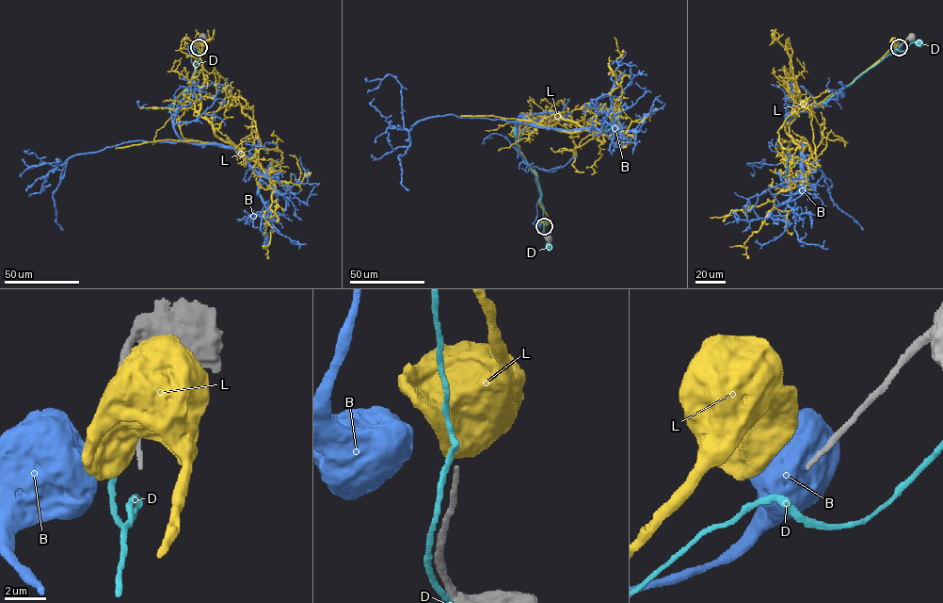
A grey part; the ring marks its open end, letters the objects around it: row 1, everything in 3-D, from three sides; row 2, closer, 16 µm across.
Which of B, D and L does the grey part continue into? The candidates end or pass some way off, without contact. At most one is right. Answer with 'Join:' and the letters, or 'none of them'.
Join: none of them

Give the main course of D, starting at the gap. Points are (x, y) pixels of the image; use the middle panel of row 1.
D: (545, 225), (543, 235), (548, 247)

